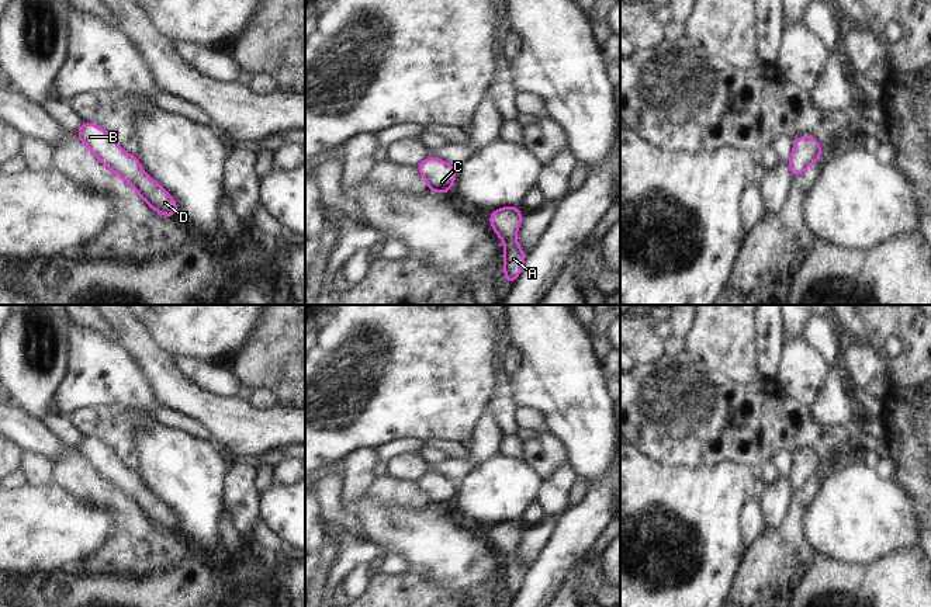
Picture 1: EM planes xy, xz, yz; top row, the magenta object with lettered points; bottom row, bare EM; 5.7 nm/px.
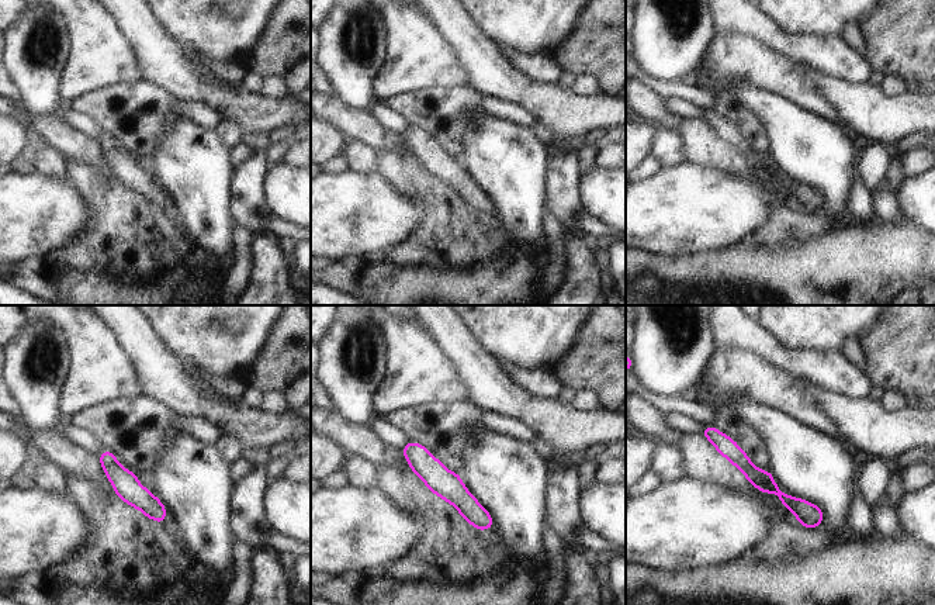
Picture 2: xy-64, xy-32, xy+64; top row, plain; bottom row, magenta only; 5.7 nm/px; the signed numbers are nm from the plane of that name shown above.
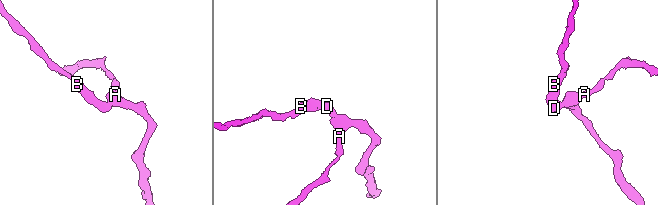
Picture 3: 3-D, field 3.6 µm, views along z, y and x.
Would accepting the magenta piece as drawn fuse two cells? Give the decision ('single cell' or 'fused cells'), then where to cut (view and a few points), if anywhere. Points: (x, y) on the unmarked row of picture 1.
single cell | no cut

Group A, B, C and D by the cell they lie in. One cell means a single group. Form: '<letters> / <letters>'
A B C D

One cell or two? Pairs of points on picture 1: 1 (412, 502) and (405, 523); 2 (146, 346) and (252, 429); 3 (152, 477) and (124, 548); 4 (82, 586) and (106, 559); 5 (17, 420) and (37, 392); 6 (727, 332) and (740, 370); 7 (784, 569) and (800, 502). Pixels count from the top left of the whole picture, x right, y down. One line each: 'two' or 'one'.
1: two
2: one
3: two
4: two
5: two
6: one
7: one

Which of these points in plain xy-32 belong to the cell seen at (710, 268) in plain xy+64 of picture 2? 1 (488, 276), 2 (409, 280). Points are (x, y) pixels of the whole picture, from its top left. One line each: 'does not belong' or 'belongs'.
1: belongs
2: belongs

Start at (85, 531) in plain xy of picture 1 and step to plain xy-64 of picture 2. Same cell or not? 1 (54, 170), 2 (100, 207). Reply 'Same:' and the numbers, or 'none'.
Same: none

